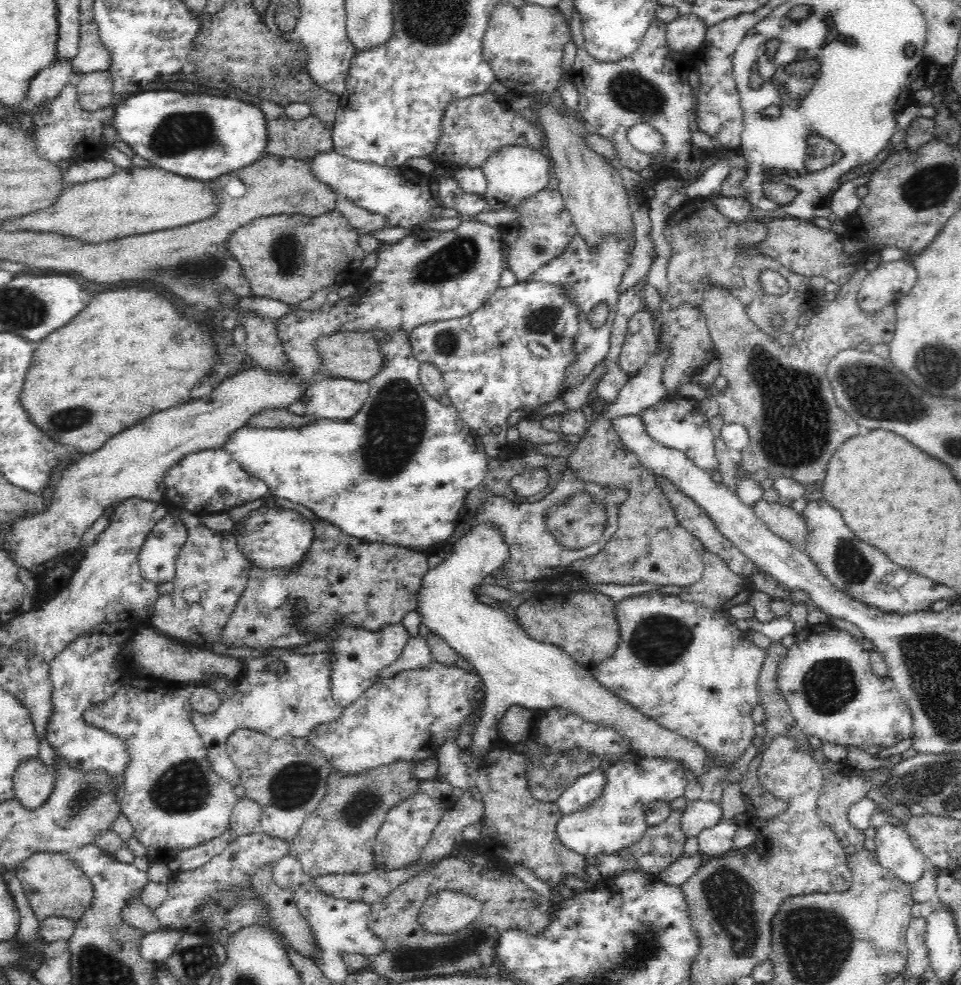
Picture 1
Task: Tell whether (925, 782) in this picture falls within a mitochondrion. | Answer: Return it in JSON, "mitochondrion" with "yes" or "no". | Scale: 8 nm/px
{"mitochondrion":"yes"}

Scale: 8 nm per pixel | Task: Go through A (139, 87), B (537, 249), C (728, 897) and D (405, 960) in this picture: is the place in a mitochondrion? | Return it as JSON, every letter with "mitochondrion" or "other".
{"A":"other","B":"mitochondrion","C":"mitochondrion","D":"mitochondrion"}

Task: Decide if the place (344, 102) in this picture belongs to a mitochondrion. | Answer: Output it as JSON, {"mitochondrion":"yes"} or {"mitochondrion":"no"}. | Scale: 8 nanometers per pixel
{"mitochondrion":"no"}

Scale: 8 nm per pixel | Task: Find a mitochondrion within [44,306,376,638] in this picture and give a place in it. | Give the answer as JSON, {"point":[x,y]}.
{"point":[74,418]}

